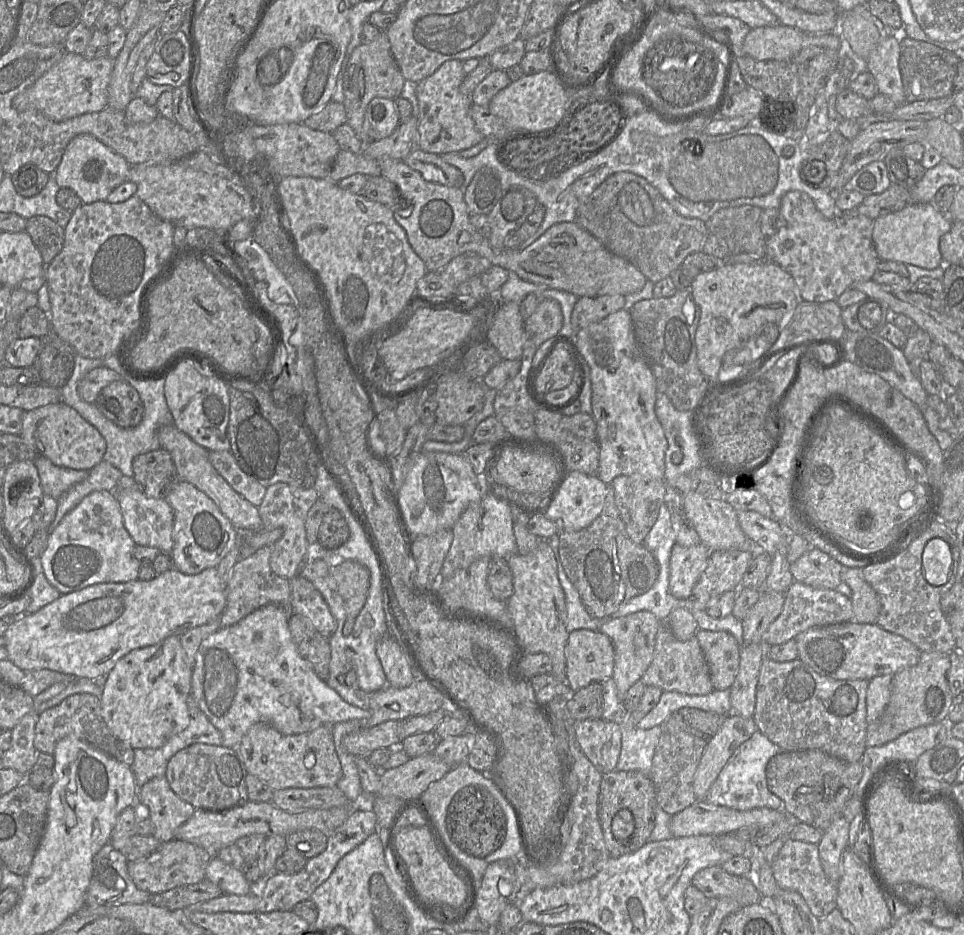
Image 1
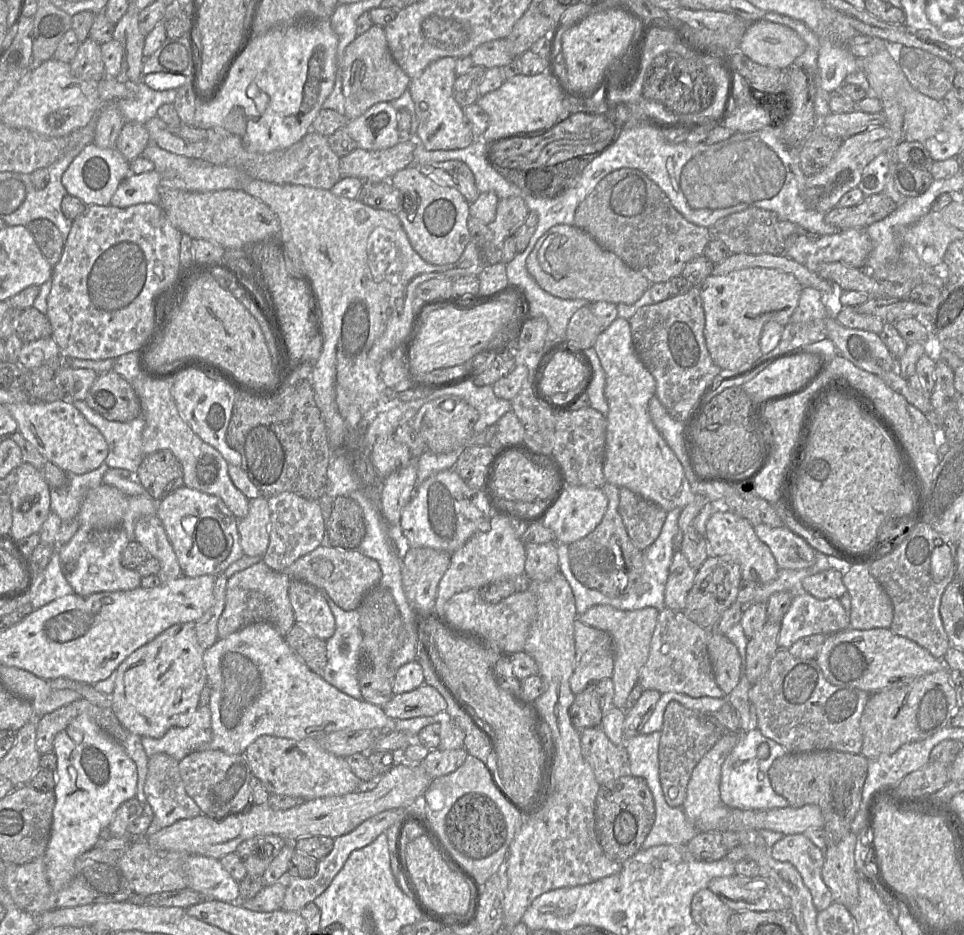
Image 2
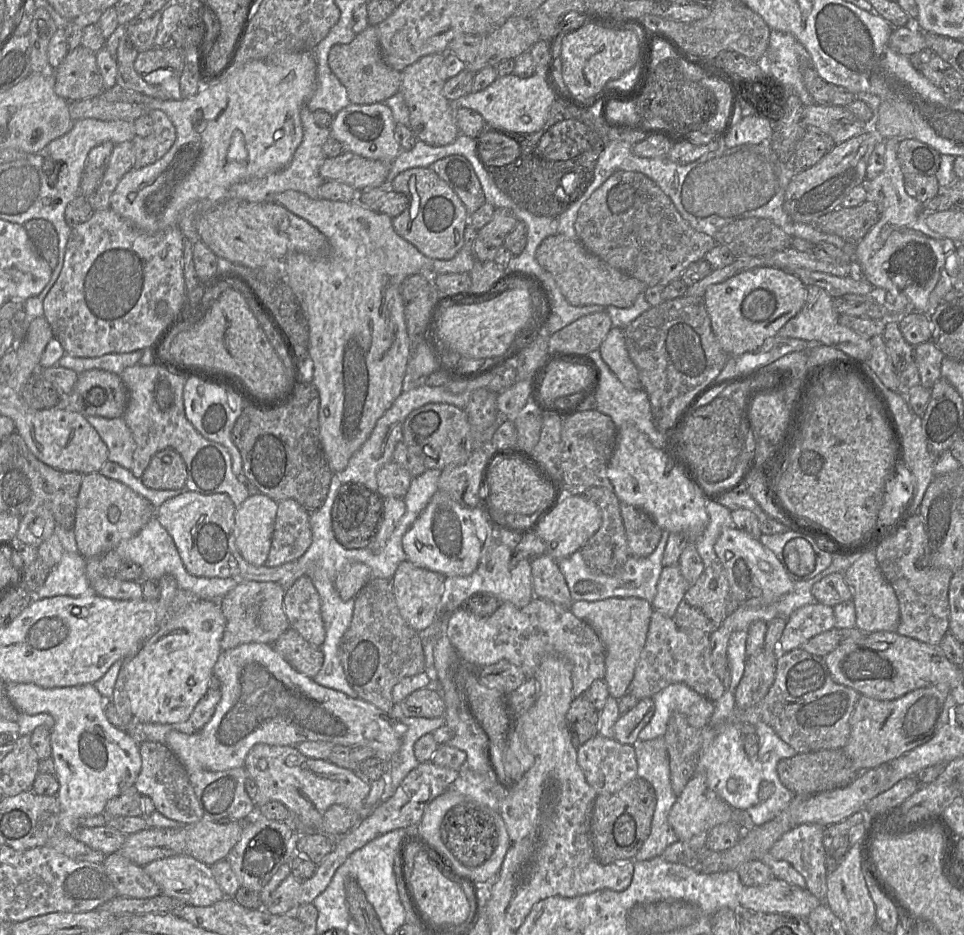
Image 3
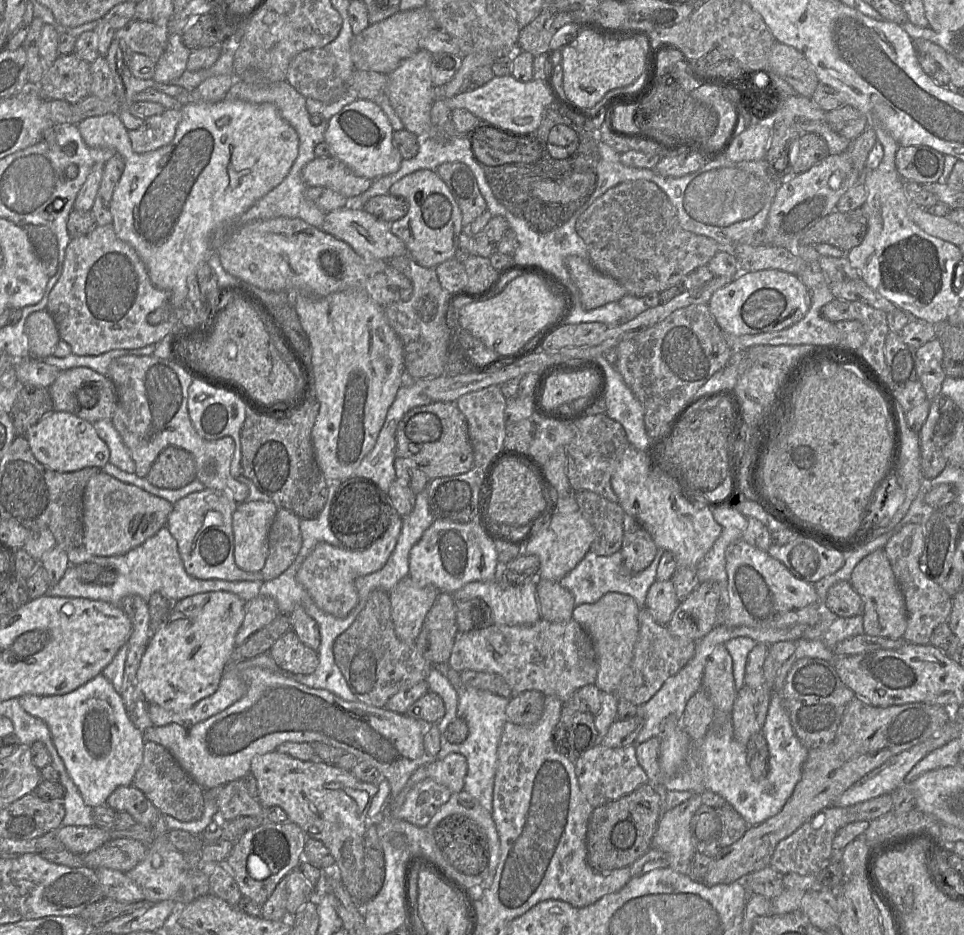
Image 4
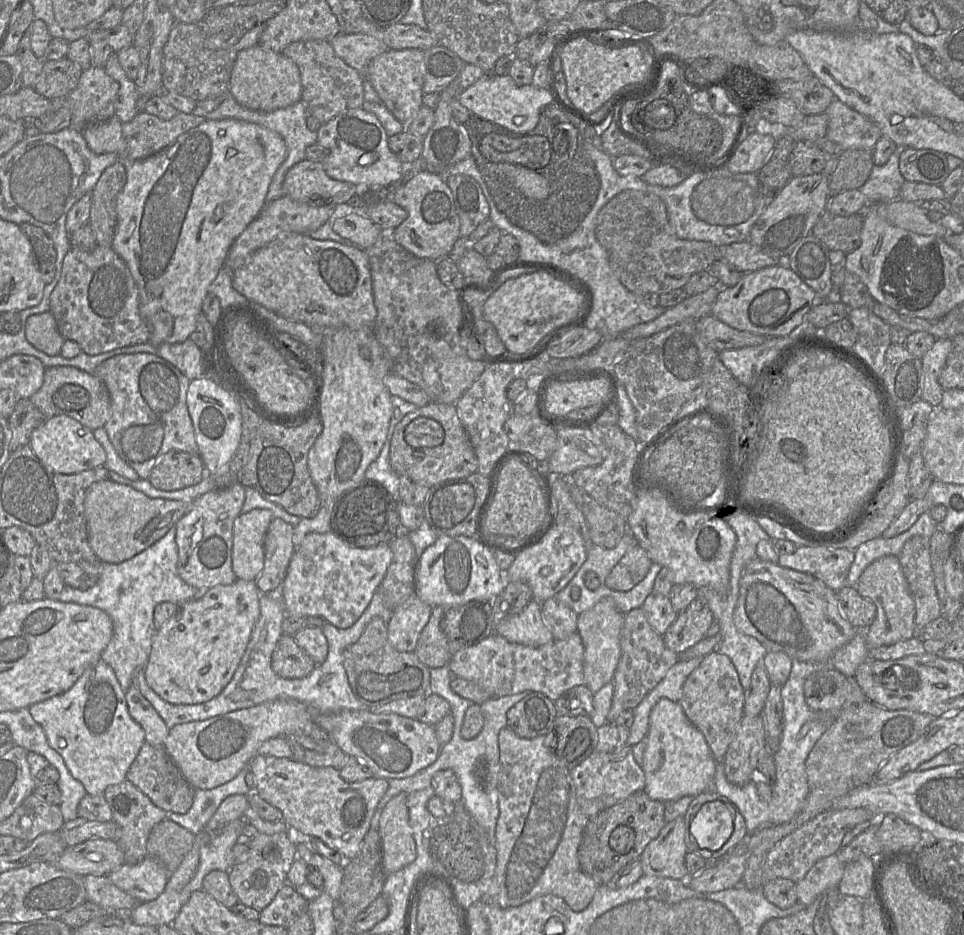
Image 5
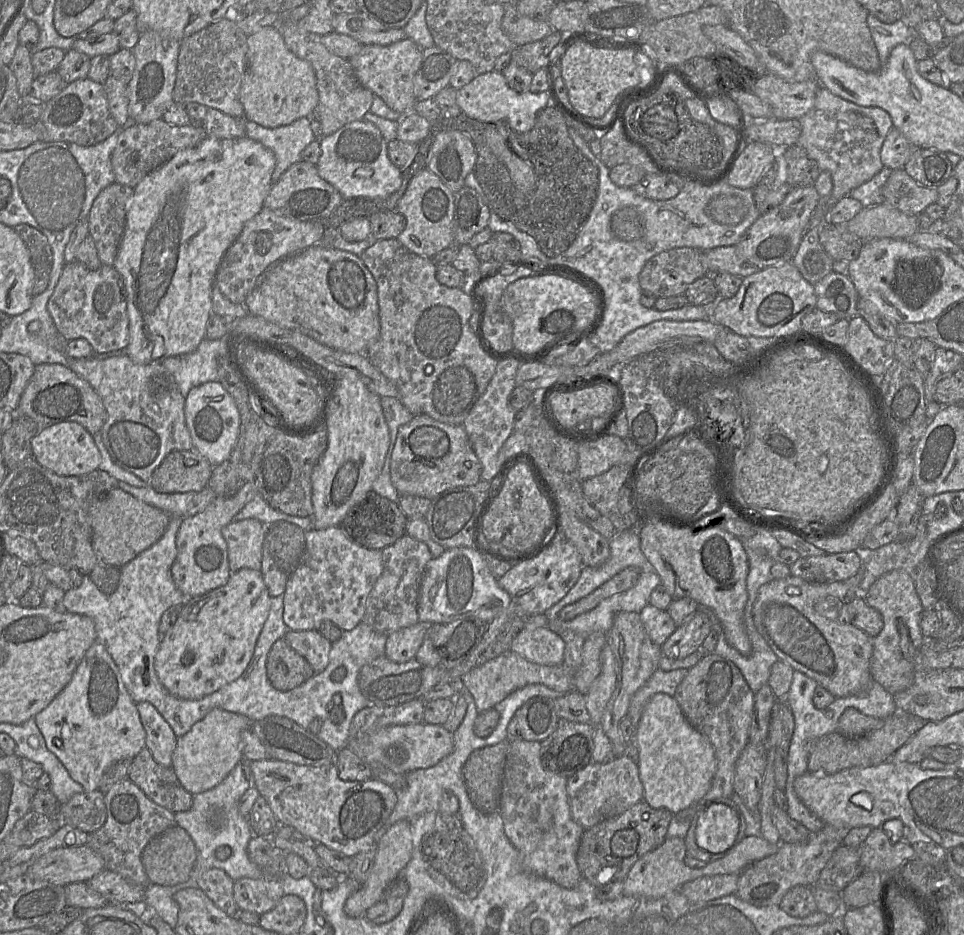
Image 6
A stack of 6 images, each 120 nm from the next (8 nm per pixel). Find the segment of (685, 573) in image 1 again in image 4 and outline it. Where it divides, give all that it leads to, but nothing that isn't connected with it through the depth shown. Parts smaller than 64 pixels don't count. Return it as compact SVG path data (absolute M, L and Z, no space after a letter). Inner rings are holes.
M656 580L648 590L645 607L658 624L667 626L679 604L673 582Z

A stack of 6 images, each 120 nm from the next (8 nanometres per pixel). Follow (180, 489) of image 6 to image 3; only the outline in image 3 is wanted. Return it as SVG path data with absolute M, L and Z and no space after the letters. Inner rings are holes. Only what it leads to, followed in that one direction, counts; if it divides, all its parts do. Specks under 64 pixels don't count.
M166 448L154 454L140 480L153 490L185 489L187 466L177 451Z

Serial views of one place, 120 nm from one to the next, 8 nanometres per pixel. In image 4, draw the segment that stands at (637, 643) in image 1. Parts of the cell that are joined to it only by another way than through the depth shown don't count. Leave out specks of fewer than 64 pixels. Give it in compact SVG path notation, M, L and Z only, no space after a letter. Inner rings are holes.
M608 592L595 603L576 605L573 610L572 619L578 622L592 639L598 666L594 684L601 692L616 692L632 660L639 632L639 611L640 607L631 596L617 592Z

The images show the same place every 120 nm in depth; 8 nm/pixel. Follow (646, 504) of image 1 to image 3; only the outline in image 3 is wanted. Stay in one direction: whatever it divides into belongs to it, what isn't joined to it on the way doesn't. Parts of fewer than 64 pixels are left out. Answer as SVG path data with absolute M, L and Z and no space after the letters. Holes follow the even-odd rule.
M620 502L622 517L630 556L647 557L656 549L662 536L662 529L643 510Z

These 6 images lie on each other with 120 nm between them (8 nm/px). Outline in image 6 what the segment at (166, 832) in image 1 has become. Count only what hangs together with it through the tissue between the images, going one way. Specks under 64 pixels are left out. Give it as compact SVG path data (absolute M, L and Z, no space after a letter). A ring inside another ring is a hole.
M145 746L133 758L127 779L154 803L173 813L188 811L192 806L193 795L181 785L172 767L157 763Z

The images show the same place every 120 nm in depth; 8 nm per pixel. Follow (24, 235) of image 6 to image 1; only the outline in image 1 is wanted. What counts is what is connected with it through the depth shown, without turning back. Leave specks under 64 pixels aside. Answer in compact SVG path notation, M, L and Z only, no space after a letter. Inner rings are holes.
M34 216L27 220L26 232L48 265L62 250L65 229L47 216Z

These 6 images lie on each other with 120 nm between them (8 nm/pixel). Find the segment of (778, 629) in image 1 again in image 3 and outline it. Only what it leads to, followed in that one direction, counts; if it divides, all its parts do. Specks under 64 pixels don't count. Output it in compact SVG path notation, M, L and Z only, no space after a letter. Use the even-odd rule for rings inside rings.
M819 602L802 606L787 619L779 640L779 652L801 648L809 639L832 628L835 628L833 607Z

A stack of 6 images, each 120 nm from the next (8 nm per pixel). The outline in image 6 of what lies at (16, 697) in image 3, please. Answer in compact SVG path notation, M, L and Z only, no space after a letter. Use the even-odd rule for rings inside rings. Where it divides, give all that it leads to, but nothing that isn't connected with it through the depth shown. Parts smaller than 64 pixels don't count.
M95 641L91 647L86 651L84 657L75 669L75 672L67 684L67 686L50 702L50 704L43 709L41 712L34 716L34 720L39 728L41 734L44 737L47 749L52 752L64 765L68 771L70 777L82 785L84 791L91 792L98 790L99 783L102 779L104 772L109 768L114 762L122 759L133 759L145 746L146 733L140 720L139 712L136 707L136 703L130 697L119 672L117 665L112 659L111 655L108 653L105 646L99 641Z

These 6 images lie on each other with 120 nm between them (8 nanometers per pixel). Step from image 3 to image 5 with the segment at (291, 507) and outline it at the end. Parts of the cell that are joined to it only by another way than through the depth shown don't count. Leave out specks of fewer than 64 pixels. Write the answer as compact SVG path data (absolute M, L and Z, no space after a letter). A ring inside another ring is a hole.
M274 517L269 524L264 541L264 567L256 578L261 593L269 593L284 581L294 553L294 527Z

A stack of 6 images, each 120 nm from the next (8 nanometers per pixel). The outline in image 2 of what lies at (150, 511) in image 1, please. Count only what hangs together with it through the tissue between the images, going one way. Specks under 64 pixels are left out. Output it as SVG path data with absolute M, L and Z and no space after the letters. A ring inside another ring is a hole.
M157 515L144 516L137 520L134 541L143 546L150 556L160 563L157 576L161 584L183 576L173 547Z

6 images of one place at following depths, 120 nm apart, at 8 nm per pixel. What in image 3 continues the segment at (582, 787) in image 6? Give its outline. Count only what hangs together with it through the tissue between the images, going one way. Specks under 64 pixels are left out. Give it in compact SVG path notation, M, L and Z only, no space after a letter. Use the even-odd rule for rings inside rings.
M599 734L577 749L577 762L587 783L599 794L615 793L637 776L637 761L633 745L621 744L614 738Z

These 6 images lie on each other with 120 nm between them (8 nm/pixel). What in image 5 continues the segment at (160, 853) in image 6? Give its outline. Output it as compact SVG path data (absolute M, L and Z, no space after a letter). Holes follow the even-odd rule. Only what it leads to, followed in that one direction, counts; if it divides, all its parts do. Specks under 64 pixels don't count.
M165 819L149 833L147 856L161 861L173 873L191 850L195 835L177 823Z

